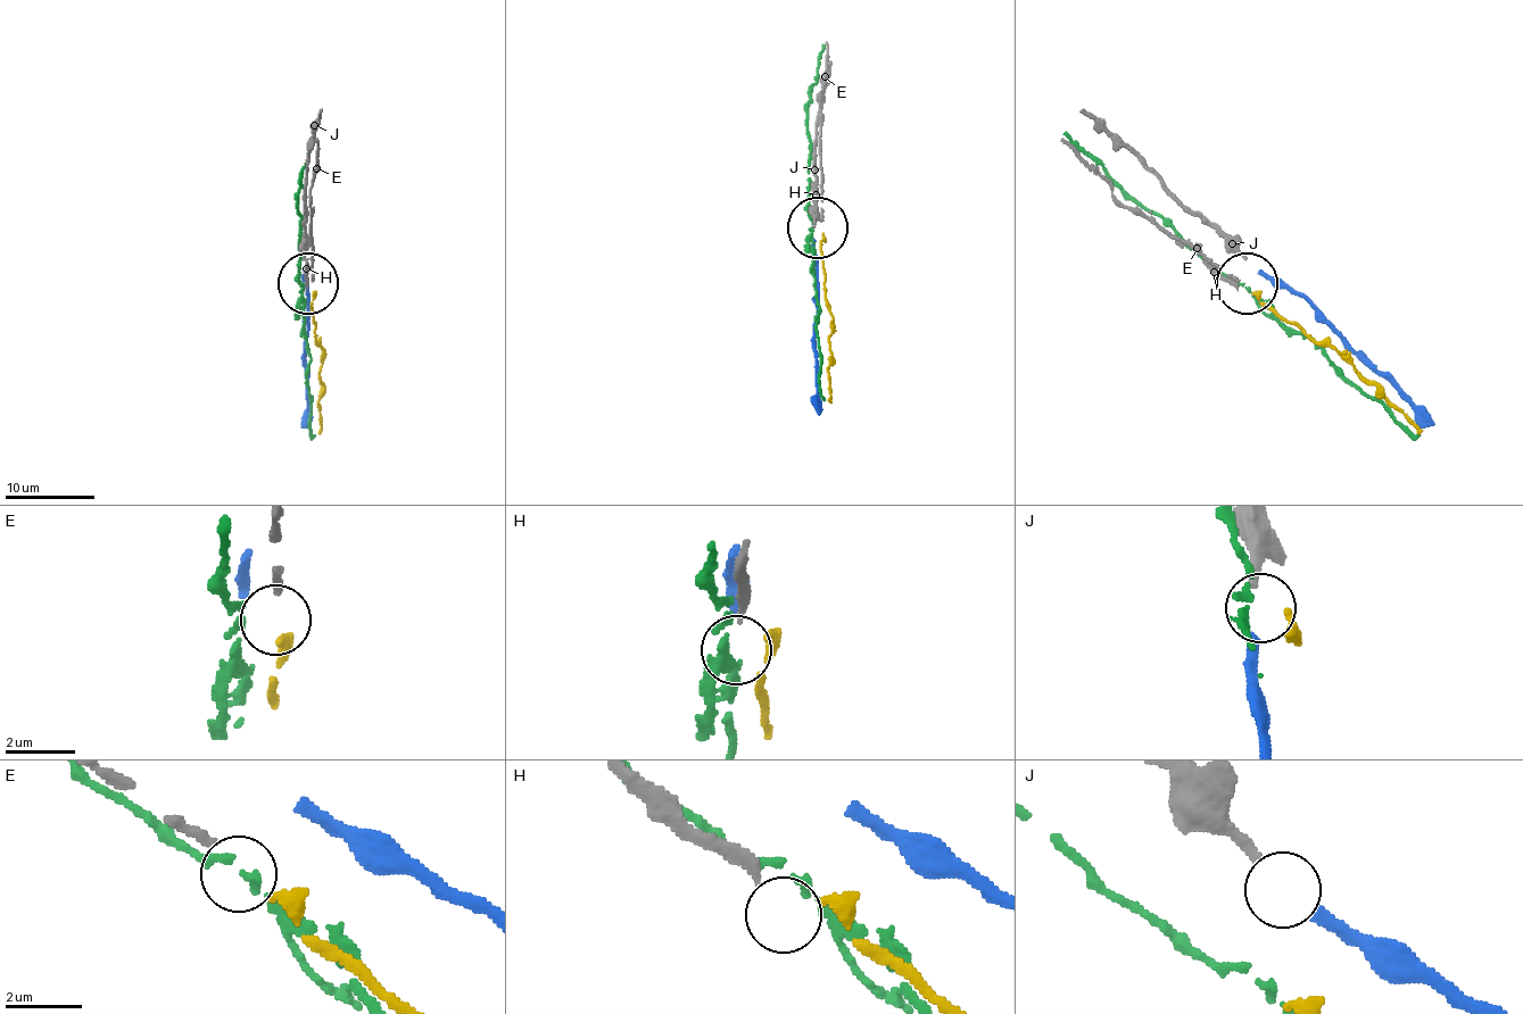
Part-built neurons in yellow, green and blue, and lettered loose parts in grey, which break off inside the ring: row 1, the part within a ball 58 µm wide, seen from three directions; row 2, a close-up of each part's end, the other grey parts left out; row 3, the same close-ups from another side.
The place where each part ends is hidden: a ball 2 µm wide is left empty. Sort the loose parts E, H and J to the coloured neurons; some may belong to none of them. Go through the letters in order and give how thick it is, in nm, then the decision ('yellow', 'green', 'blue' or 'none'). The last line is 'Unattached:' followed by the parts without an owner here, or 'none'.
E: 220 nm | yellow
H: 220 nm | none
J: 240 nm | blue
Unattached: H

